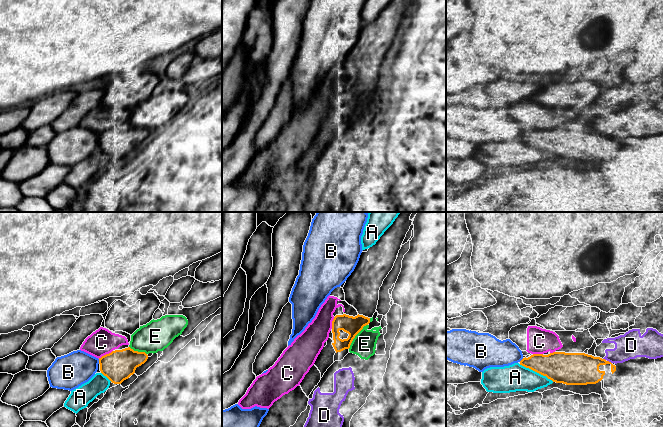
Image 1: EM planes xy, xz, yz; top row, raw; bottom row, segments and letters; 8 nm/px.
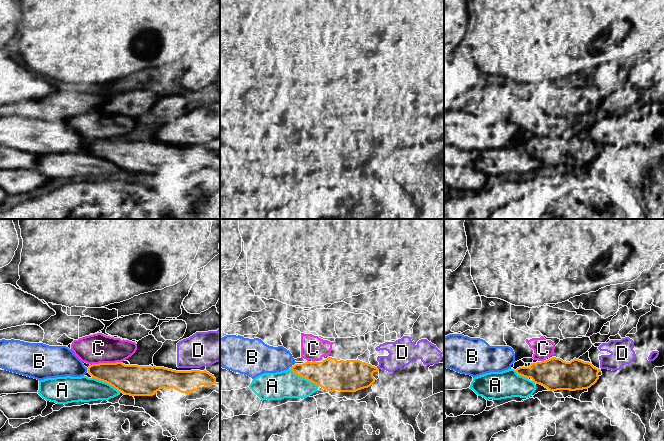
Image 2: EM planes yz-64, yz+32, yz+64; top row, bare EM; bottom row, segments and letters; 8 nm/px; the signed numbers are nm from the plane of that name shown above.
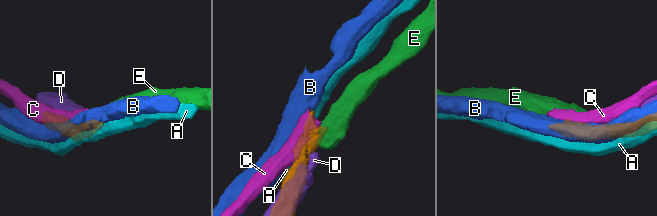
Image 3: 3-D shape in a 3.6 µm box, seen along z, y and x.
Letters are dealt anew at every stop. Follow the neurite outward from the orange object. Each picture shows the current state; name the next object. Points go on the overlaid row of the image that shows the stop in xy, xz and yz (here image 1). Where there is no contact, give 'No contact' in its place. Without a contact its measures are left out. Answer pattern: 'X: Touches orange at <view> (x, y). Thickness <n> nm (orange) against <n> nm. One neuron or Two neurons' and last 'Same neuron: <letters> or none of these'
A: Touches orange at yz (536, 371). Thickness 260 nm (orange) against 220 nm. Two neurons
B: Touches orange at xy (99, 361). Thickness 240 nm (orange) against 280 nm. Two neurons
C: Touches orange at xy (106, 354). Thickness 240 nm (orange) against 200 nm. Two neurons
D: Touches orange at yz (608, 361). Thickness 260 nm (orange) against 220 nm. Two neurons
E: Touches orange at xz (355, 335). Thickness 140 nm (orange) against 190 nm. Two neurons
Same neuron: none of these

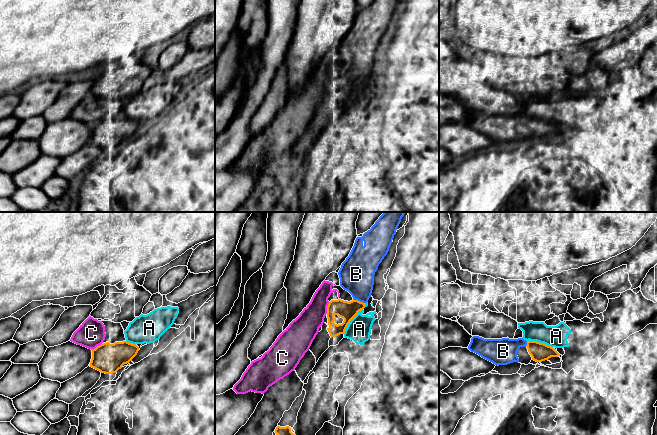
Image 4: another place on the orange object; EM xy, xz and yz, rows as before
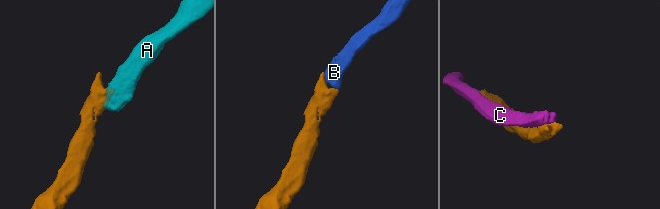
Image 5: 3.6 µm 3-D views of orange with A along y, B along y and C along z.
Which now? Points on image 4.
A: Touches orange at xz (350, 320). Thickness 140 nm (orange) against 190 nm. Two neurons
B: Touches orange at xz (359, 301). Thickness 140 nm (orange) against 280 nm. One neuron
C: Touches orange at xz (327, 308). Thickness 140 nm (orange) against 220 nm. Two neurons
Same neuron: B

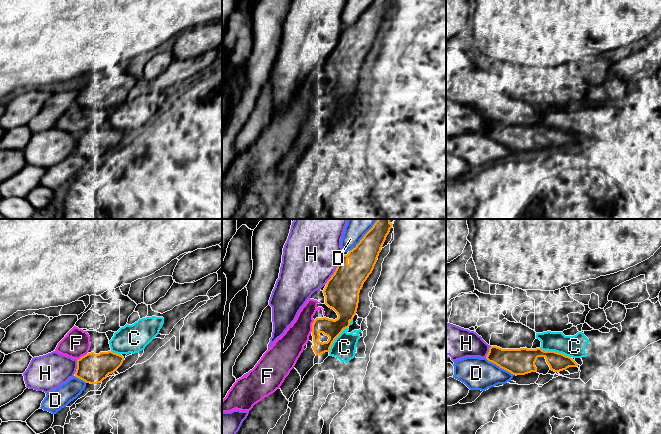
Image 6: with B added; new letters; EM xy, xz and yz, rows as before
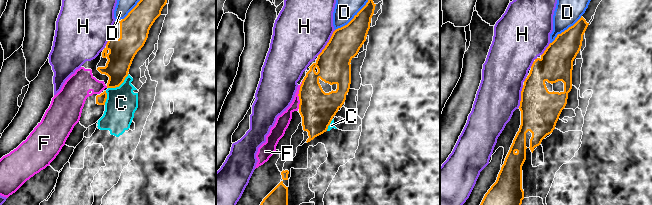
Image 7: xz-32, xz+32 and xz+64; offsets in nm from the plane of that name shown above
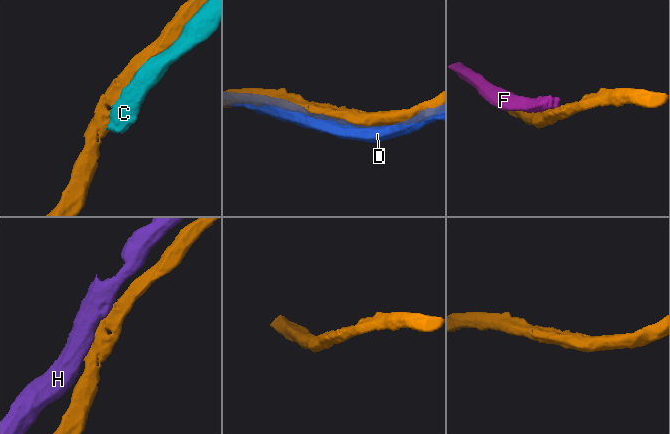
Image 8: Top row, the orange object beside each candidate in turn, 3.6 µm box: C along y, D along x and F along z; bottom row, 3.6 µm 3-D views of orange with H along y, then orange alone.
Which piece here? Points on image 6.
C: Touches orange at yz (554, 351). Thickness 180 nm (orange) against 180 nm. Two neurons
D: Touches orange at xz (364, 236). Thickness 220 nm (orange) against 220 nm. Two neurons
F: Touches orange at xz (312, 326). Thickness 140 nm (orange) against 220 nm. Two neurons
H: Touches orange at xz (336, 269). Thickness 280 nm (orange) against 460 nm. Two neurons
Same neuron: none of these

